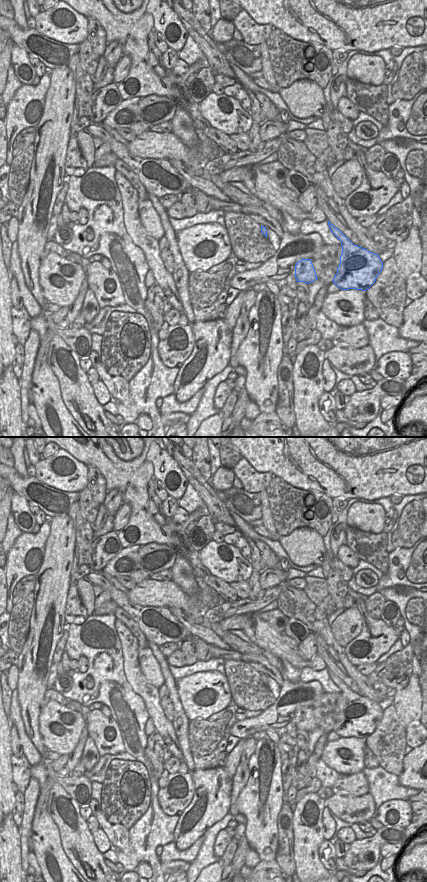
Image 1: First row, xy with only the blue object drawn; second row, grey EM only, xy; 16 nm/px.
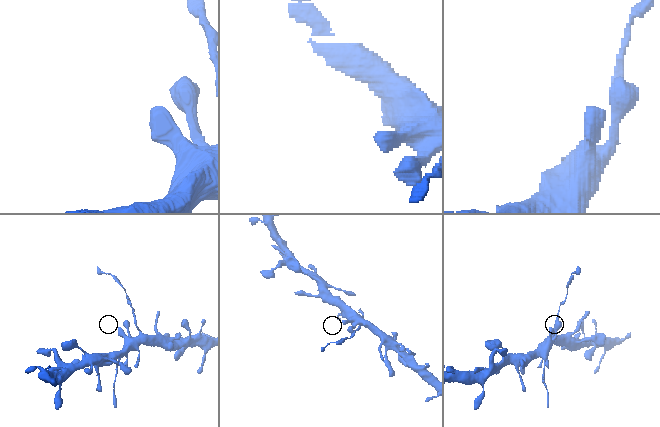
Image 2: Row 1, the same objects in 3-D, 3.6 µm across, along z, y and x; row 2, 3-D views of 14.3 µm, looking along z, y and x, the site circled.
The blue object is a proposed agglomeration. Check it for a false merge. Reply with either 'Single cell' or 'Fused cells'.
Fused cells.

